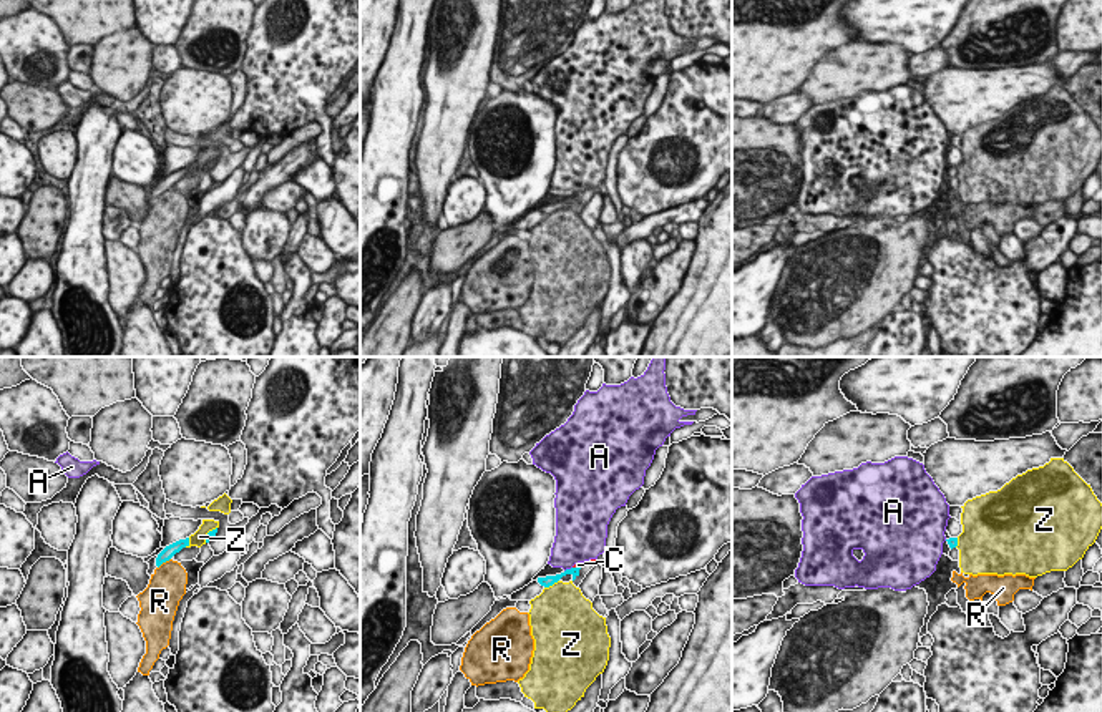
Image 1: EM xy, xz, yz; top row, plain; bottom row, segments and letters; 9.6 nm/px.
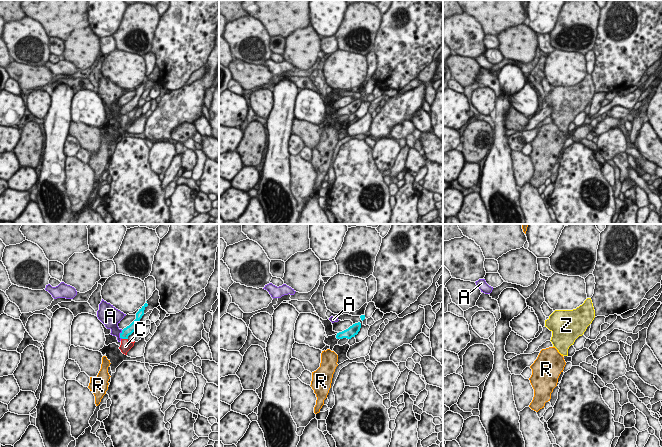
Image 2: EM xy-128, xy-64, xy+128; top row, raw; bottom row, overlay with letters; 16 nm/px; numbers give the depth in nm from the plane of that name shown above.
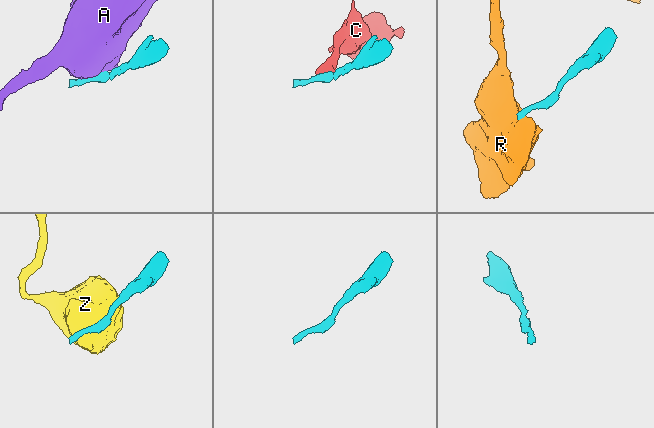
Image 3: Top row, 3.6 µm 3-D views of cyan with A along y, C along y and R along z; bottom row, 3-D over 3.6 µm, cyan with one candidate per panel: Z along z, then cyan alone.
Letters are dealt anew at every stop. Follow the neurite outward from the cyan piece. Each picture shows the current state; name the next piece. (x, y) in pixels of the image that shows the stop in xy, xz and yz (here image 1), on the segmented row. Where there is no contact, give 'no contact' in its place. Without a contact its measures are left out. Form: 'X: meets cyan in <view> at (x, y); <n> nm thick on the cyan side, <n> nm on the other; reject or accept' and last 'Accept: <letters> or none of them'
A: meets cyan in xz at (568, 570); 100 nm thick on the cyan side, 360 nm on the other; reject
C: meets cyan in xz at (576, 568); 90 nm thick on the cyan side, 50 nm on the other; reject
R: meets cyan in xy at (163, 561); 120 nm thick on the cyan side, 360 nm on the other; reject
Z: meets cyan in xz at (551, 585); 100 nm thick on the cyan side, 480 nm on the other; reject
Accept: none of them

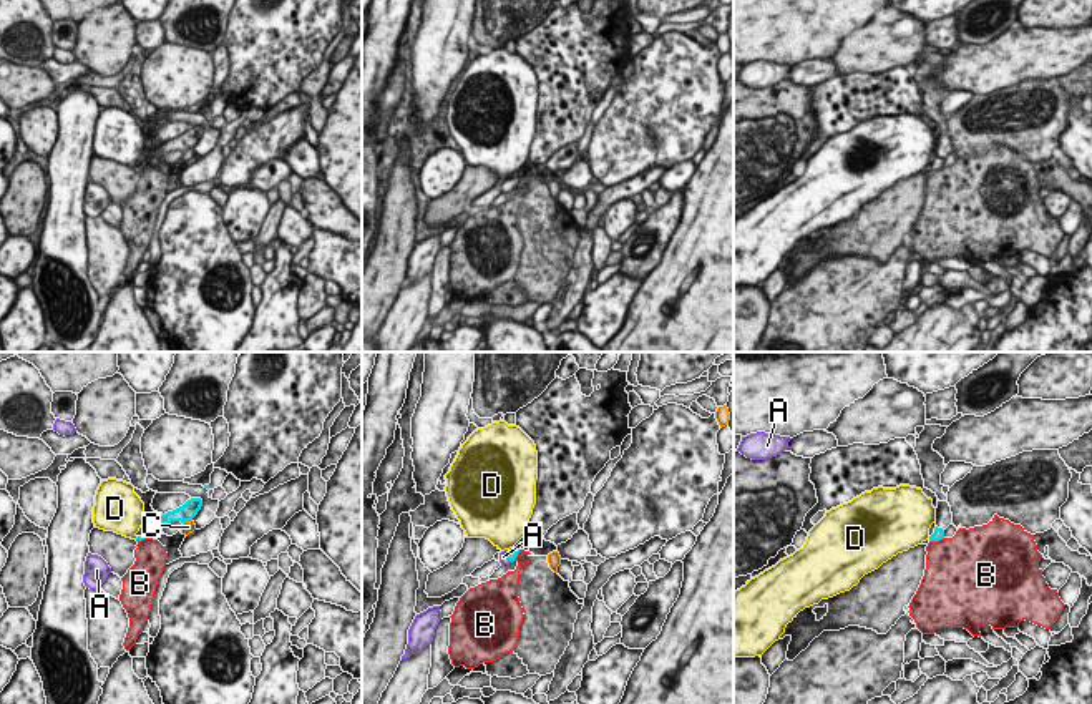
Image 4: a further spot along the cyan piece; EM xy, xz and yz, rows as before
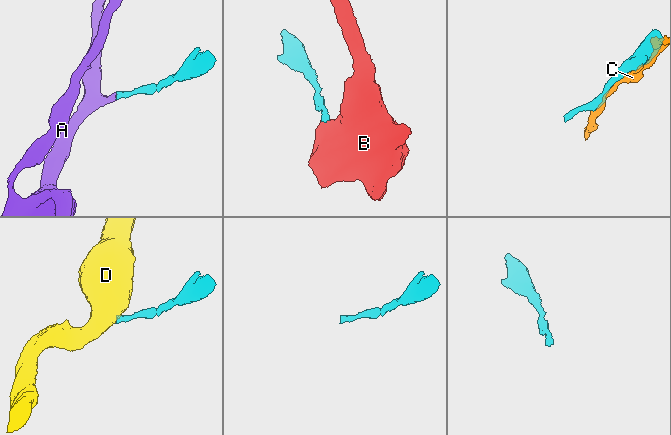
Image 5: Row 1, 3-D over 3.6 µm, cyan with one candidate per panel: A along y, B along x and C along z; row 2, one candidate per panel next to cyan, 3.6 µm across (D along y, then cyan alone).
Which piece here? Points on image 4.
A: meets cyan in xz at (508, 557); 100 nm thick on the cyan side, 100 nm on the other; accept
B: meets cyan in yz at (936, 540); 100 nm thick on the cyan side, 480 nm on the other; reject
C: meets cyan in xy at (186, 520); 160 nm thick on the cyan side, 130 nm on the other; reject
D: meets cyan in xz at (510, 548); 100 nm thick on the cyan side, 440 nm on the other; reject
Accept: A

